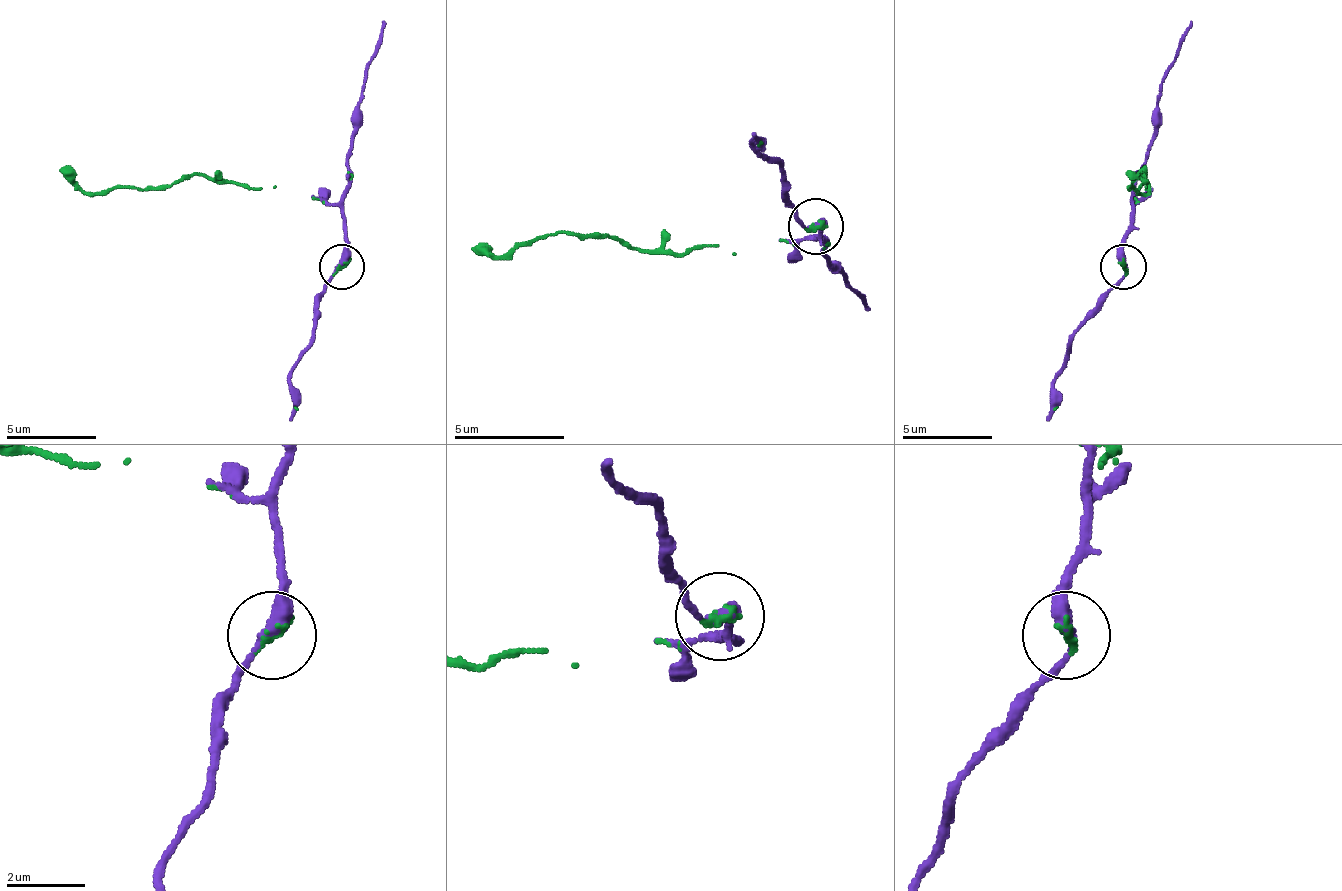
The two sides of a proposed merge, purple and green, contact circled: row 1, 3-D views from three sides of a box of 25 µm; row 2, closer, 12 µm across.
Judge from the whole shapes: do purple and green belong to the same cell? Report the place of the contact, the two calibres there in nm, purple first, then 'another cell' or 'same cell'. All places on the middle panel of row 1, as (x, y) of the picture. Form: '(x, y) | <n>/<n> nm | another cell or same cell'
(815, 226) | 320/130 nm | same cell

